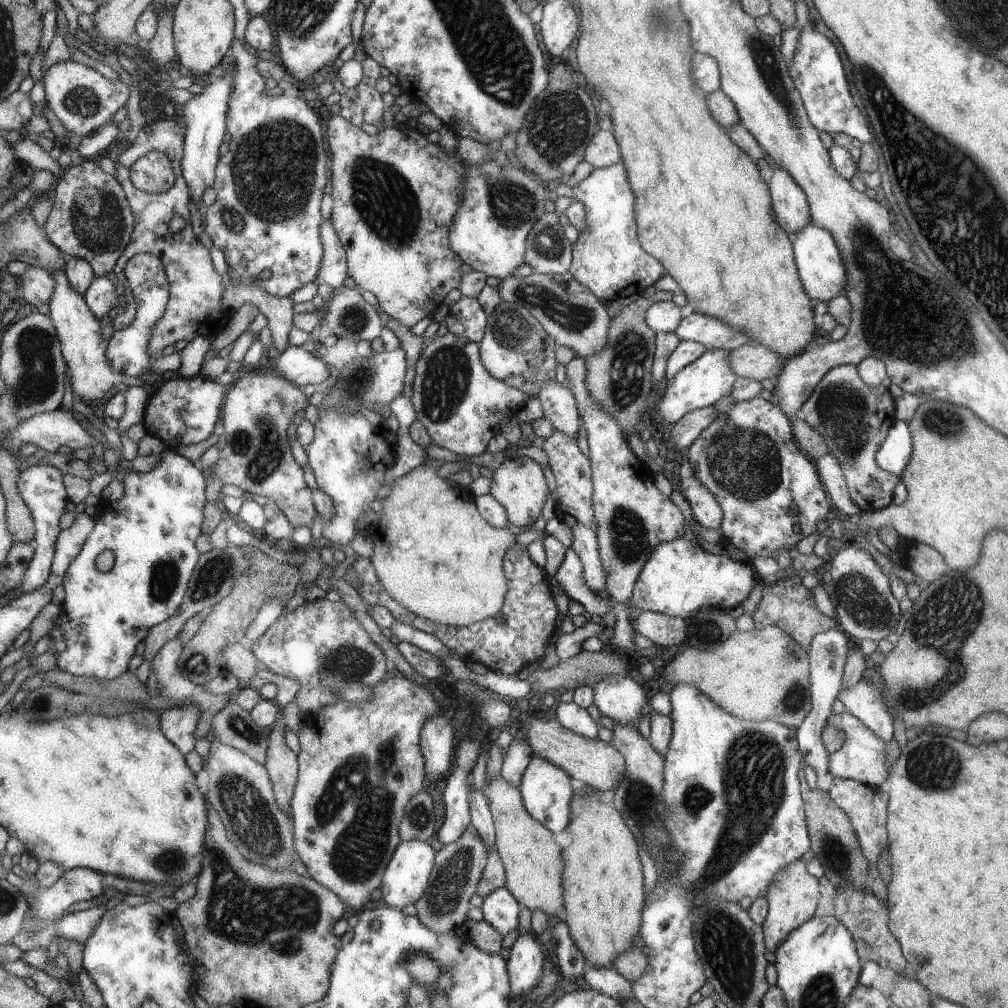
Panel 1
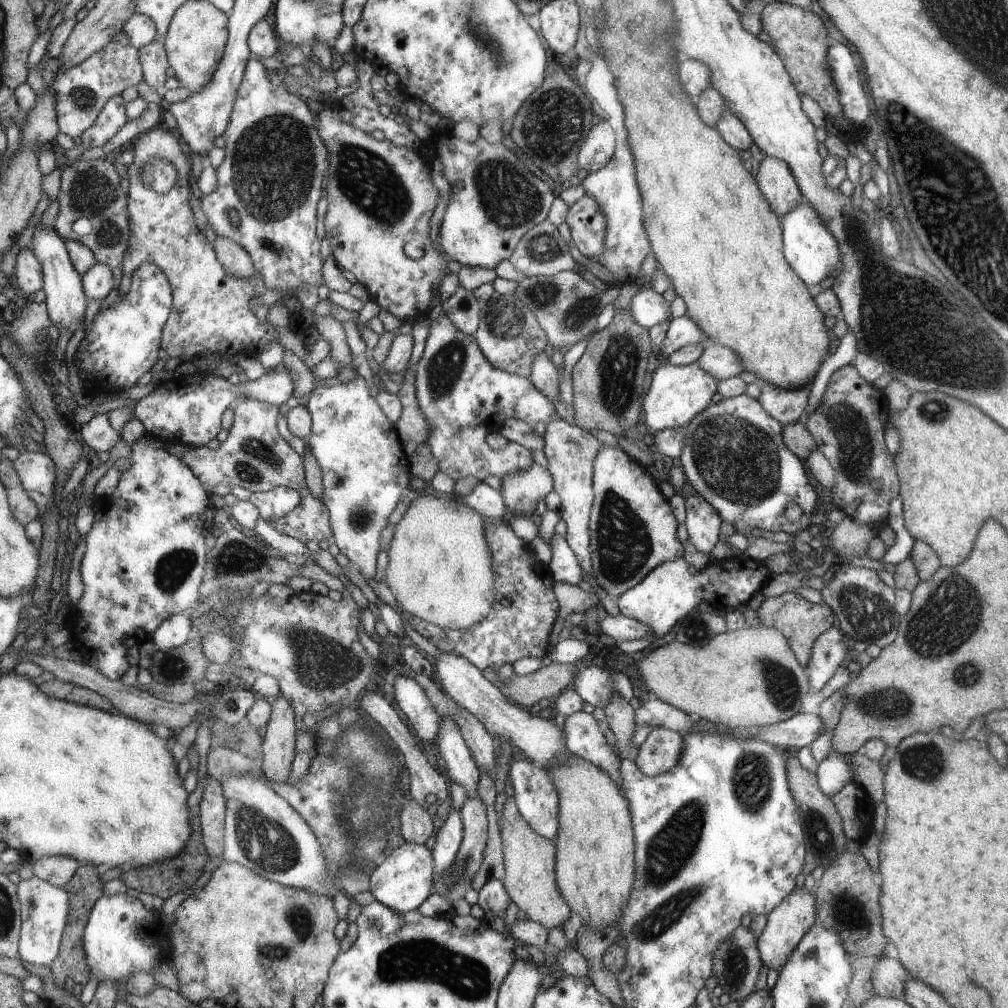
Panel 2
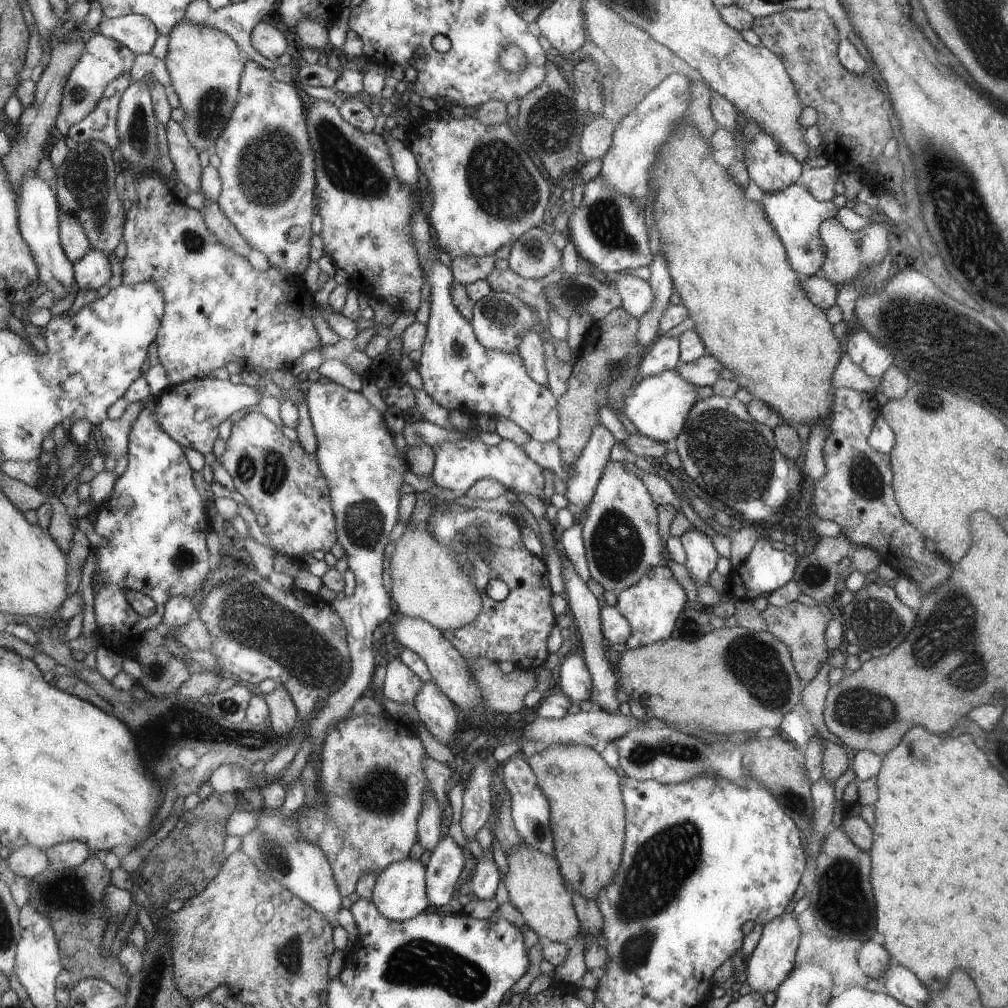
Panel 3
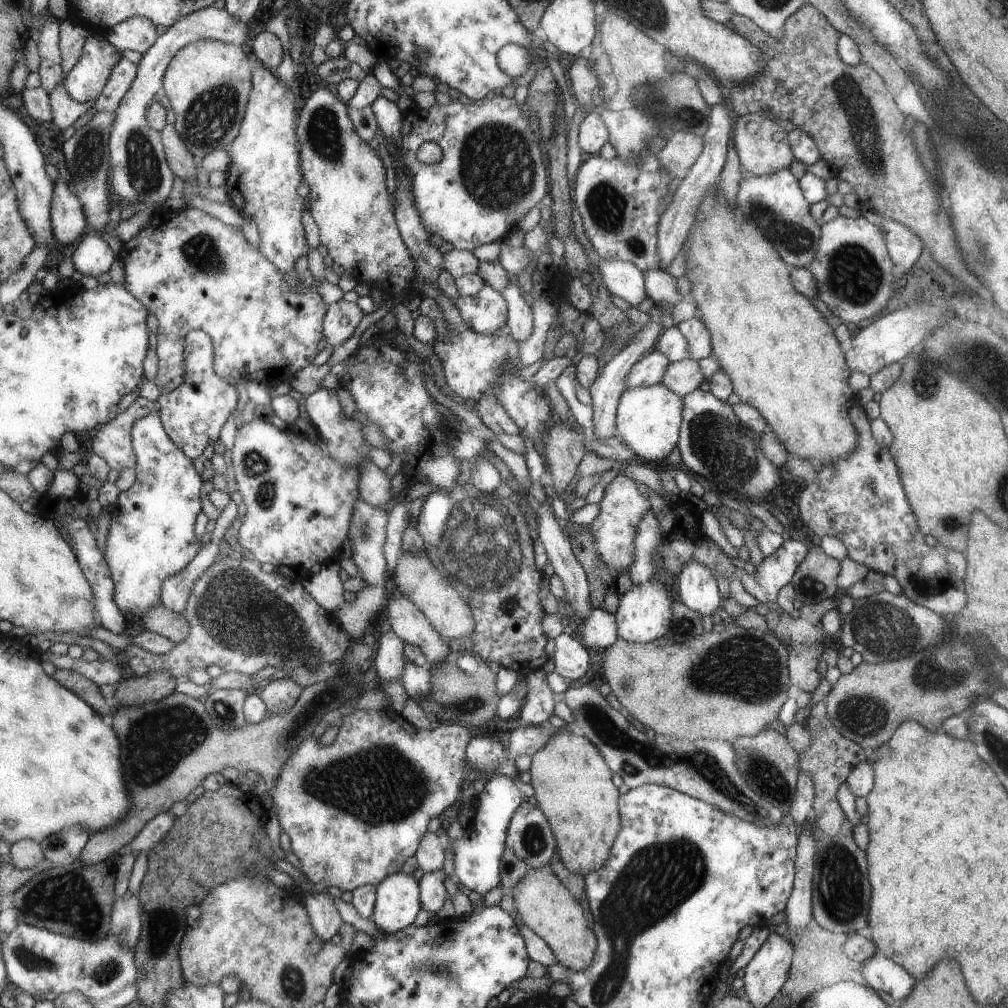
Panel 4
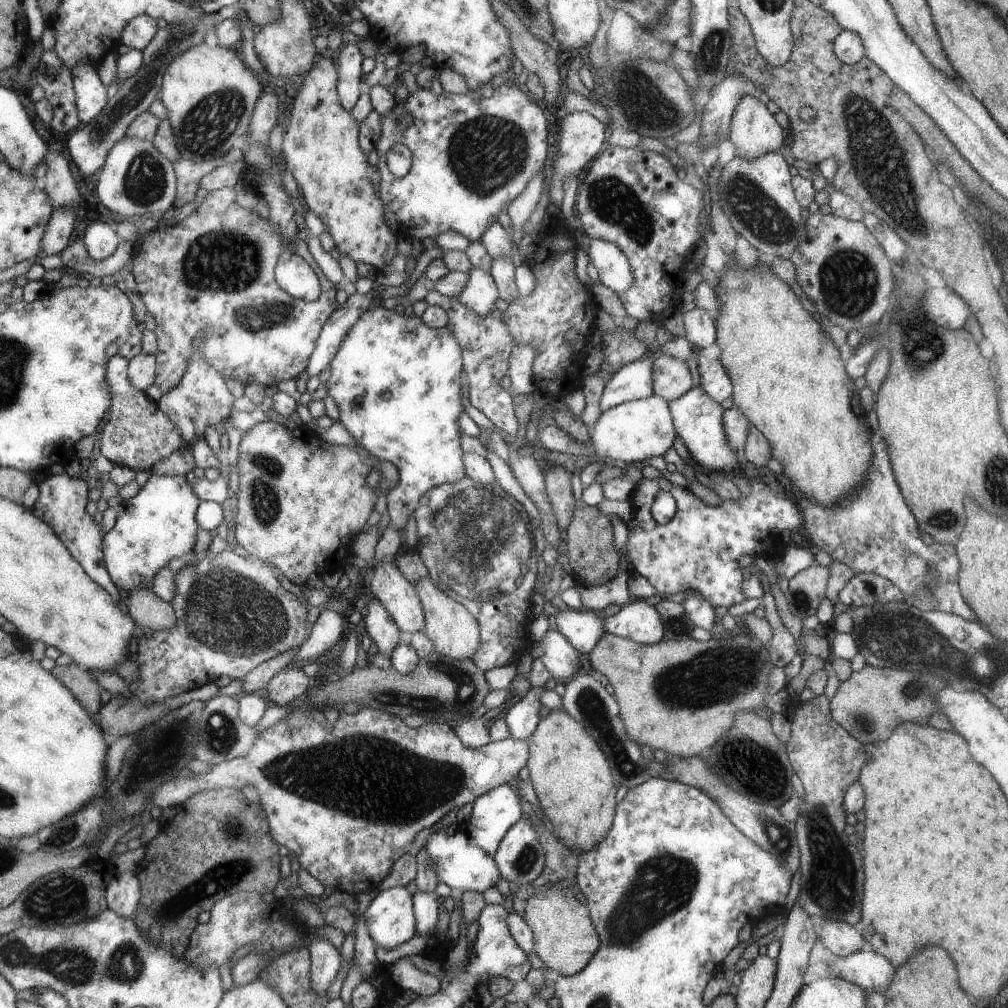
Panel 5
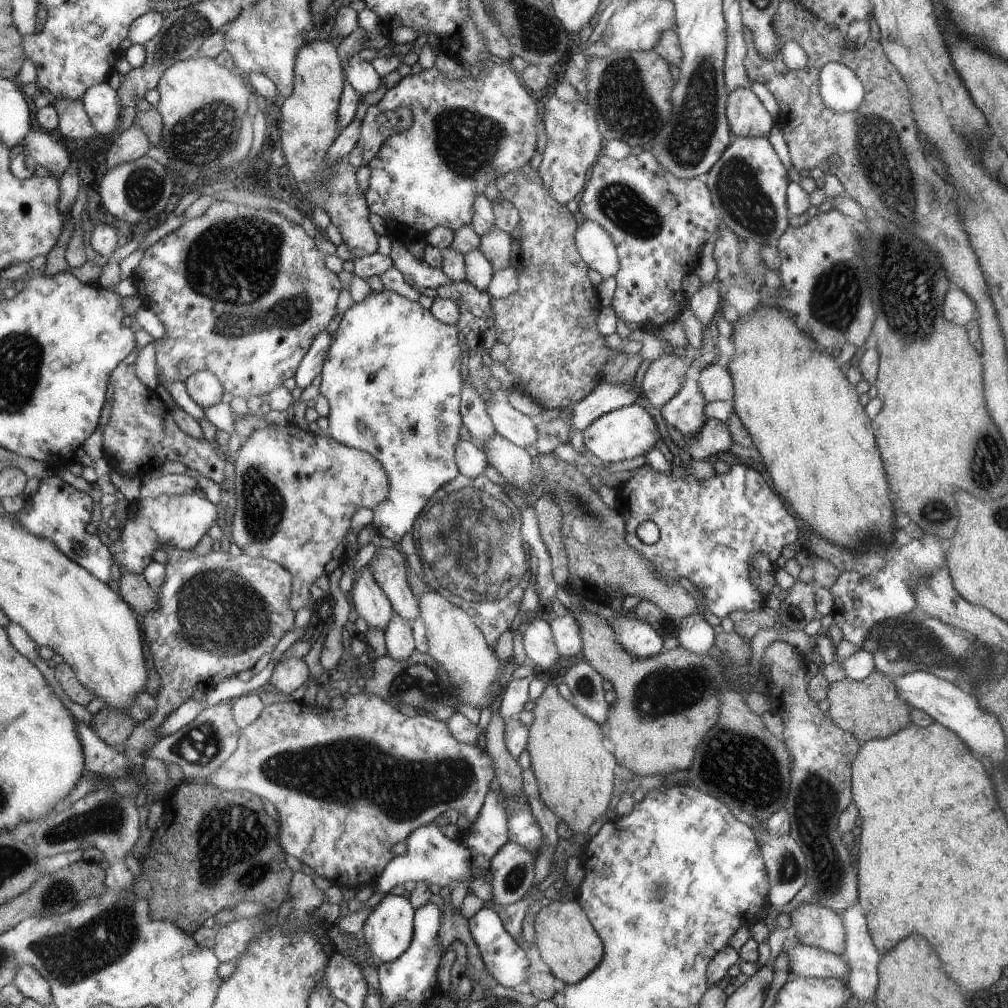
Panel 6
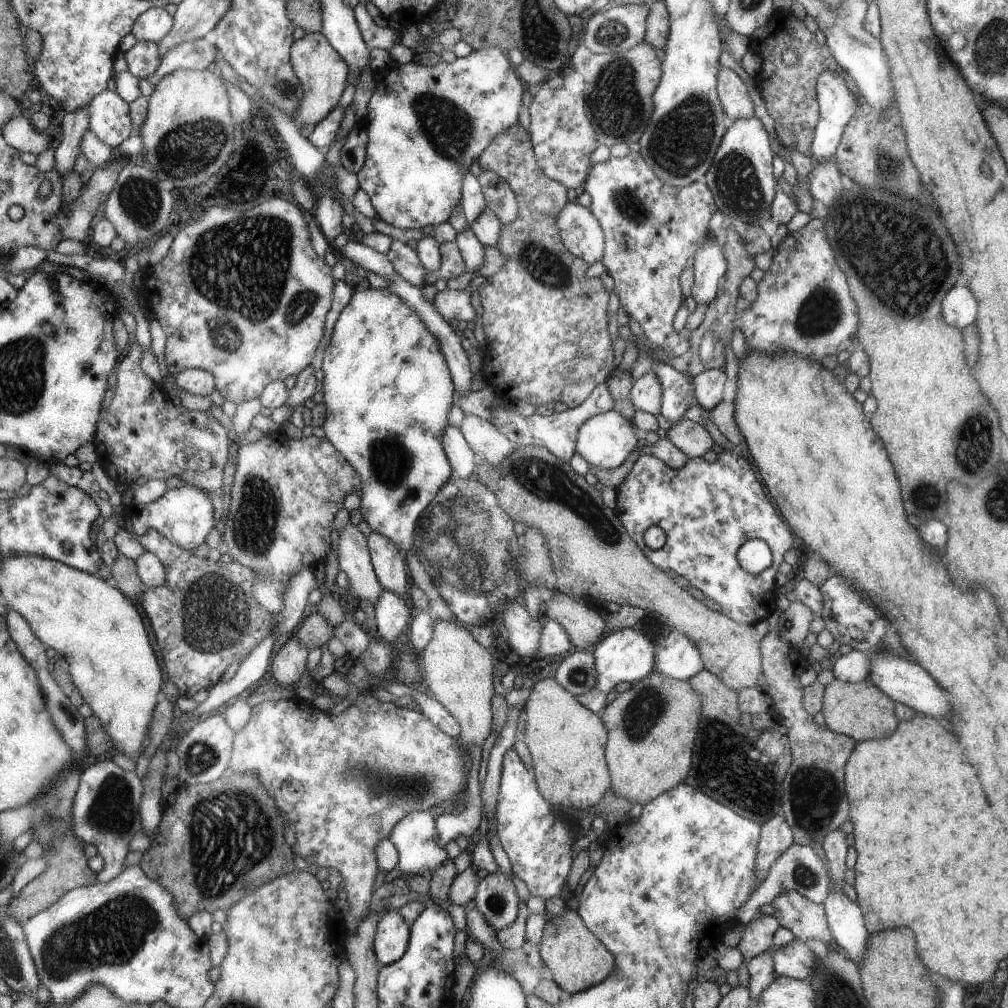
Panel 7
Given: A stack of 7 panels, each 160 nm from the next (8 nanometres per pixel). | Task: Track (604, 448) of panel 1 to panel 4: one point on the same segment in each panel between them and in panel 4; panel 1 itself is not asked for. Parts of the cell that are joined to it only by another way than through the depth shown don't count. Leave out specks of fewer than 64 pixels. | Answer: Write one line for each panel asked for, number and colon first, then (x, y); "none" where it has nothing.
2: (631, 528)
3: (619, 531)
4: (621, 508)

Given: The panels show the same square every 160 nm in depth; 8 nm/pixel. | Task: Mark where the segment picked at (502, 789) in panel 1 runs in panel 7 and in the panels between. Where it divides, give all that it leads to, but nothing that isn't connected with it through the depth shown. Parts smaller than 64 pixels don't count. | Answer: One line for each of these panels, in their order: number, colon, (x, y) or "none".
2: (529, 881)
3: (536, 888)
4: (546, 907)
5: (565, 940)
6: (567, 942)
7: (577, 959)

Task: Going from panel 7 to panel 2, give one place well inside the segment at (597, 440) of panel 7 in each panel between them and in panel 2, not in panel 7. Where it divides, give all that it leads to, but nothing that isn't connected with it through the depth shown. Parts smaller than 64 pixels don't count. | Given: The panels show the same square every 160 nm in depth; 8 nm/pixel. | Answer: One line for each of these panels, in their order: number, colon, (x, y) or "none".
2: (676, 394)
3: (658, 406)
4: (647, 419)
5: (629, 433)
6: (629, 431)

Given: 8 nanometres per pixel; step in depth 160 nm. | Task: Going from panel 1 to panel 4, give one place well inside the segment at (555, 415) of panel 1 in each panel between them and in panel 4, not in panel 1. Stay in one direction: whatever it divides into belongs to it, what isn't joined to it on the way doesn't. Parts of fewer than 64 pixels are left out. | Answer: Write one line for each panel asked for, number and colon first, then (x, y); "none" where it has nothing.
2: (543, 374)
3: (530, 349)
4: (518, 324)

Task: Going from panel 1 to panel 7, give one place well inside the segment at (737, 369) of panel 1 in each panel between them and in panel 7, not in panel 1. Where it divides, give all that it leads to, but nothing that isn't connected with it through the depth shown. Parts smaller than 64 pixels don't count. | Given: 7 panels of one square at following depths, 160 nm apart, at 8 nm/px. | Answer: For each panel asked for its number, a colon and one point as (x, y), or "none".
2: (721, 362)
3: (703, 371)
4: (682, 377)
5: (670, 377)
6: (664, 377)
7: (645, 394)

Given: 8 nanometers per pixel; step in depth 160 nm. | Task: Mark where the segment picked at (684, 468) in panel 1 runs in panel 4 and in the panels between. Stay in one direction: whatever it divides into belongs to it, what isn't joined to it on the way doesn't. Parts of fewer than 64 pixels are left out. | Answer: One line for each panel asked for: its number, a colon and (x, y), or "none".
2: (702, 521)
3: (700, 560)
4: (695, 586)

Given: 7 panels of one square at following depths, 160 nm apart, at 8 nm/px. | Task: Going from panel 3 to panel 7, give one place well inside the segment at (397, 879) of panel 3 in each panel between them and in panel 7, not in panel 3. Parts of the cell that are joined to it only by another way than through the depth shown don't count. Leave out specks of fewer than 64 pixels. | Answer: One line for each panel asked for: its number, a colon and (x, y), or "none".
4: (396, 904)
5: (389, 919)
6: (386, 932)
7: (390, 939)

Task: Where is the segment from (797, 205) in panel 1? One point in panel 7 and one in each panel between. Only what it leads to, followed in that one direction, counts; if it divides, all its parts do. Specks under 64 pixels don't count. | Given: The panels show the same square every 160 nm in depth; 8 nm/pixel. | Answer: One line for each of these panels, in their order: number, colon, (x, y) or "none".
2: (777, 183)
3: (772, 170)
4: (759, 155)
5: (753, 132)
6: (747, 118)
7: (736, 103)

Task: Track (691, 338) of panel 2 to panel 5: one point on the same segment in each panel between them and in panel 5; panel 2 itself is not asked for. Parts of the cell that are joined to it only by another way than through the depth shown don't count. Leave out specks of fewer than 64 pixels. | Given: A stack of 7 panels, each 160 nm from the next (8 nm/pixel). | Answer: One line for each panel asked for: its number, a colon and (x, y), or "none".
3: (663, 354)
4: (649, 369)
5: (632, 381)

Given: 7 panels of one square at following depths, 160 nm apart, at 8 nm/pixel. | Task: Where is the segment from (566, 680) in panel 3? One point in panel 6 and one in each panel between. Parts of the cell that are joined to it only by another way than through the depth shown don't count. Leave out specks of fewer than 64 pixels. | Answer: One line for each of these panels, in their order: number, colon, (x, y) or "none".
4: (570, 659)
5: (560, 658)
6: (537, 639)

